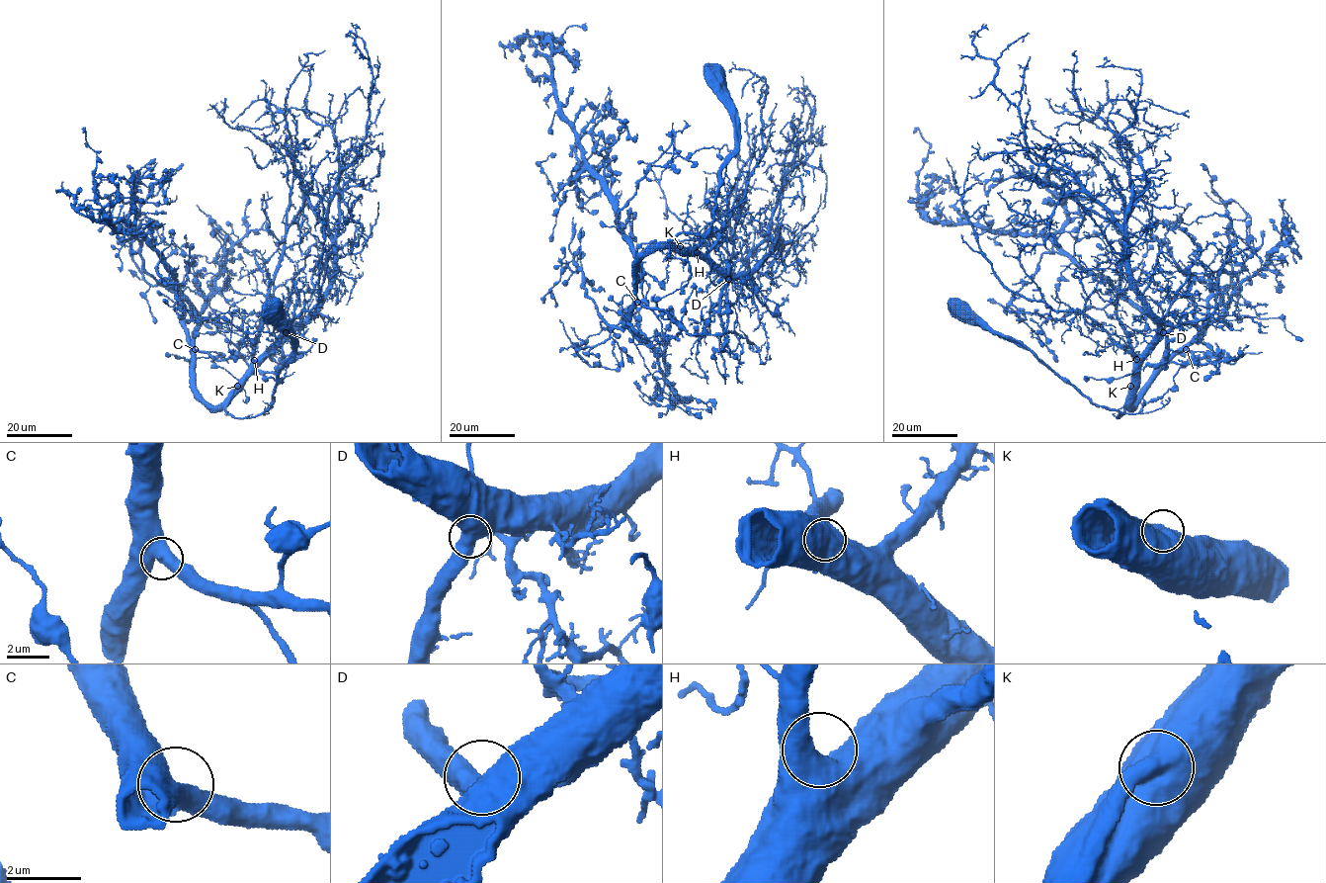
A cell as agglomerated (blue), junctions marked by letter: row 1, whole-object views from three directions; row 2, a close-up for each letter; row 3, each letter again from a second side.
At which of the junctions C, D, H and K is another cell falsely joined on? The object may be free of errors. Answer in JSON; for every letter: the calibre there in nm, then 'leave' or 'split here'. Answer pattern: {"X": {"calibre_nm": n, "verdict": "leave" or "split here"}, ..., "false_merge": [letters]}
{"C": {"calibre_nm": 600, "verdict": "leave"}, "D": {"calibre_nm": 600, "verdict": "leave"}, "H": {"calibre_nm": 800, "verdict": "leave"}, "K": {"calibre_nm": 850, "verdict": "leave"}, "false_merge": []}

